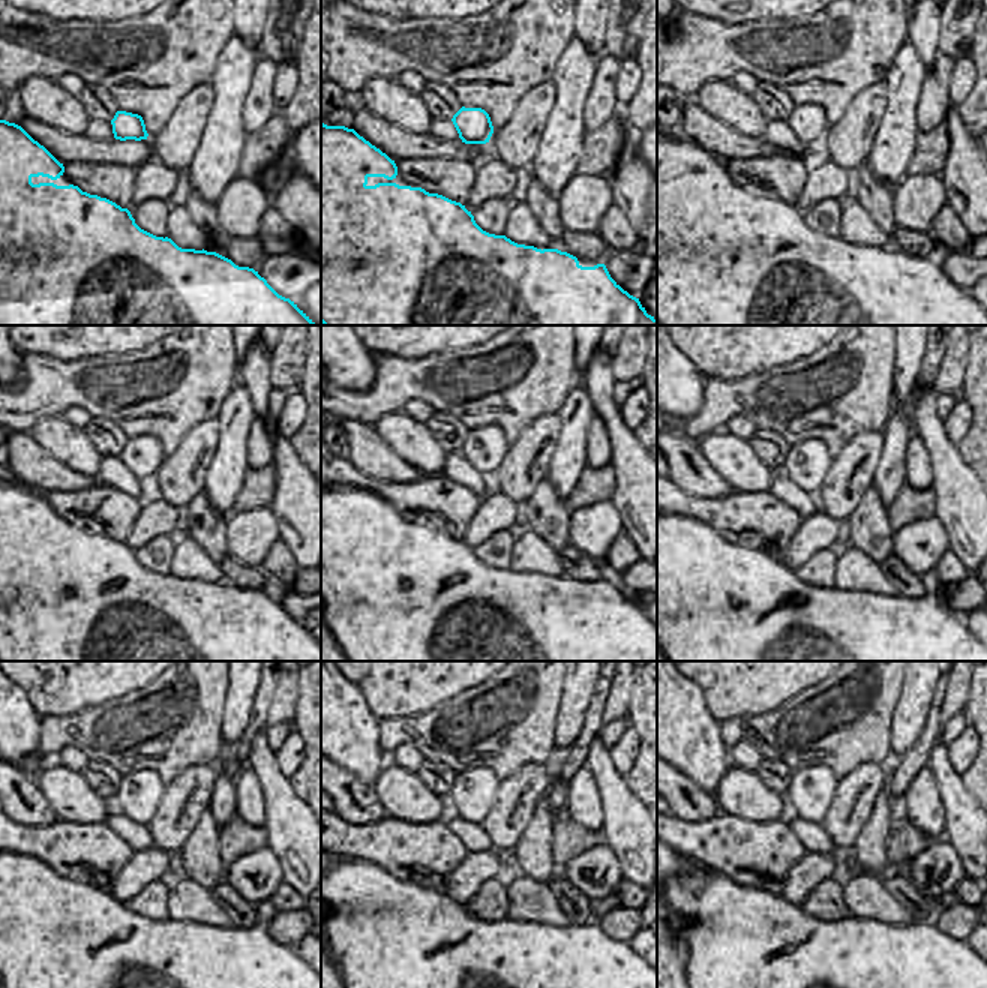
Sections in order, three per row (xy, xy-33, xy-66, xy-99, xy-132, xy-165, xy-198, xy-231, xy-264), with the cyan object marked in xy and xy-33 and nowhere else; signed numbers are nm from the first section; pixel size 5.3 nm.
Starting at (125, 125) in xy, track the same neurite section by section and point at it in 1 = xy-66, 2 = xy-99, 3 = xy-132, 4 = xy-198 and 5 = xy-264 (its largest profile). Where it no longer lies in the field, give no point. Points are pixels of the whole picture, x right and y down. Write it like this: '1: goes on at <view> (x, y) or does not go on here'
1: goes on at xy-66 (810, 123)
2: goes on at xy-99 (143, 456)
3: goes on at xy-132 (485, 450)
4: goes on at xy-198 (143, 810)
5: goes on at xy-264 (821, 786)

